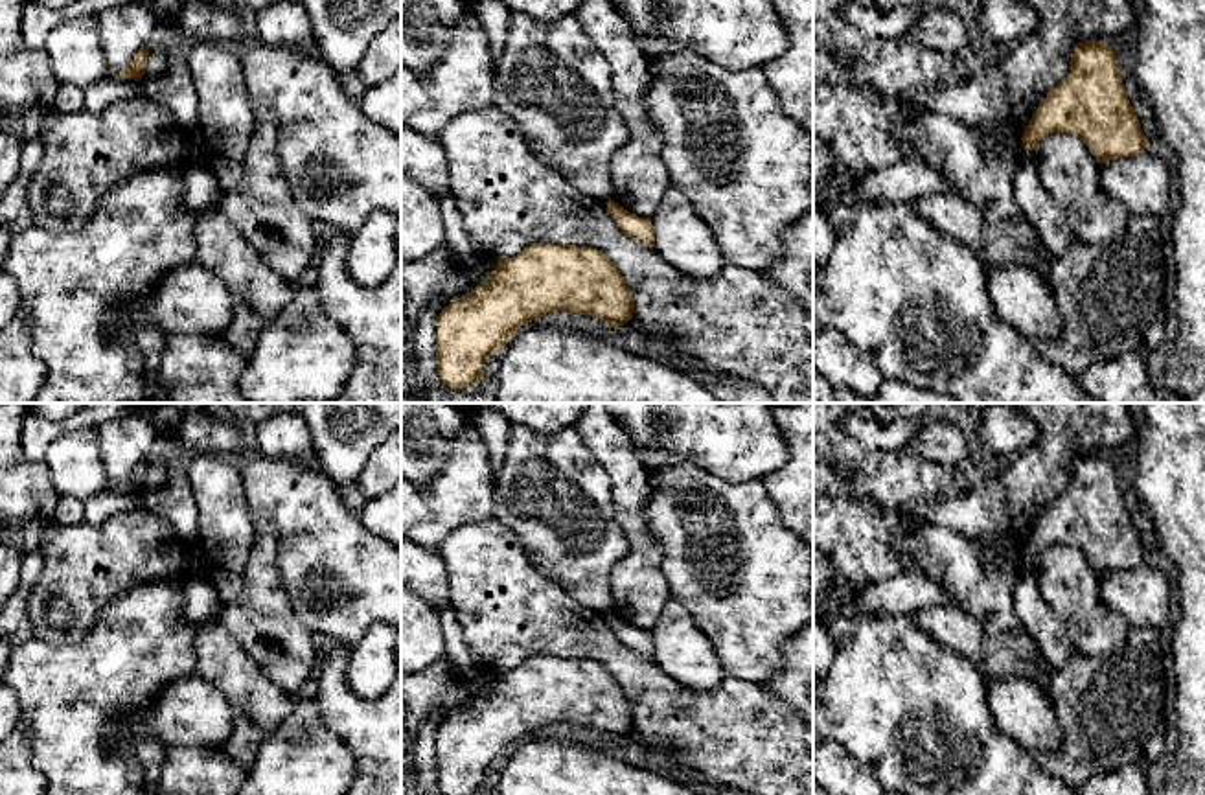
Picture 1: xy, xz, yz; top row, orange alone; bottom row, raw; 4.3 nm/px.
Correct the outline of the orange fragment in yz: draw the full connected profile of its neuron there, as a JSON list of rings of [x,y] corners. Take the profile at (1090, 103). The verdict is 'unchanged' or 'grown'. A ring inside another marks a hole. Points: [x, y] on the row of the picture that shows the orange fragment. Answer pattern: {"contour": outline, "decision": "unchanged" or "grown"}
{"contour": [[[1106,40],[1078,42],[1071,74],[1050,88],[1023,131],[1025,151],[1045,136],[1065,132],[1080,138],[1106,164],[1150,147],[1128,99],[1119,59]]], "decision": "unchanged"}

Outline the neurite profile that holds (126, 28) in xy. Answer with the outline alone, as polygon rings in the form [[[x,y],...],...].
[[[142,4],[112,6],[94,17],[99,29],[99,44],[110,72],[123,72],[134,53],[151,42],[160,26],[158,17]]]

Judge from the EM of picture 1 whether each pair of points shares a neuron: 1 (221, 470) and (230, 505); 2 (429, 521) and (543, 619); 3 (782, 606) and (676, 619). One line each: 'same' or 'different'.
1: same
2: different
3: different

